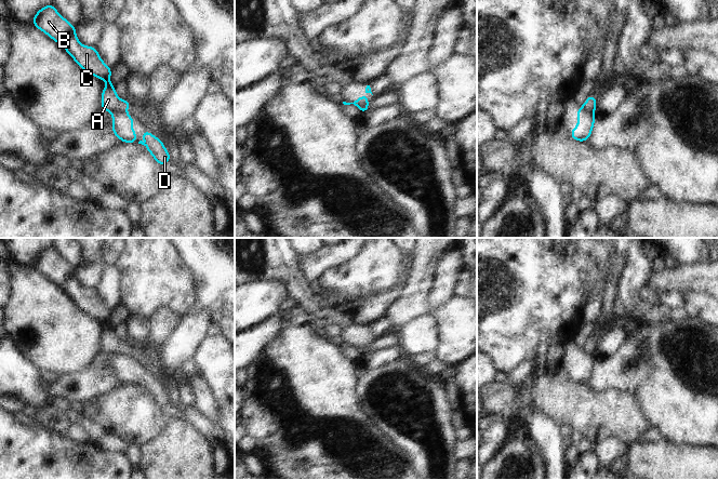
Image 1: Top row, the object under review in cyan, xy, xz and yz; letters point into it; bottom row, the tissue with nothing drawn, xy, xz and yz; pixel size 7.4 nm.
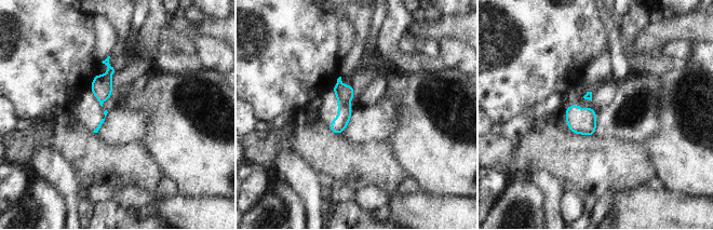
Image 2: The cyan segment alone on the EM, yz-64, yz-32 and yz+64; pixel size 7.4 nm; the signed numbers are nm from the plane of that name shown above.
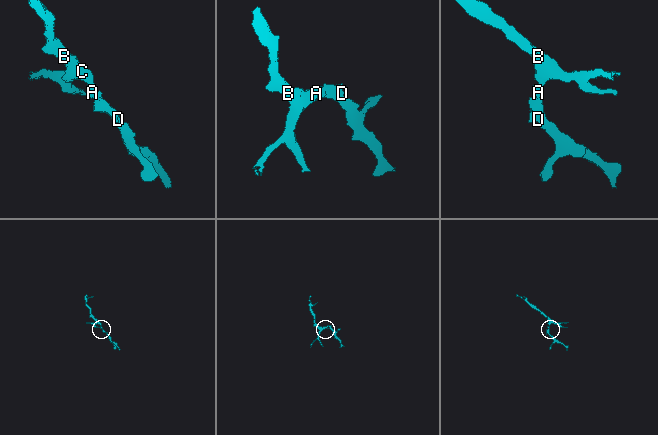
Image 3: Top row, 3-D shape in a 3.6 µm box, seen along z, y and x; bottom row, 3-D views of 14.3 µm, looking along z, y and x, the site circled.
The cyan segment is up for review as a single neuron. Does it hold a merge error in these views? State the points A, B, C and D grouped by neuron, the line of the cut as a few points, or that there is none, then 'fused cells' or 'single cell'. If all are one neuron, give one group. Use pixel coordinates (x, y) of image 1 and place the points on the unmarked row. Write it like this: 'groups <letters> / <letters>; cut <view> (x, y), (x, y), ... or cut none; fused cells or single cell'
groups A B C / D; cut xy (124, 352), (112, 354); fused cells

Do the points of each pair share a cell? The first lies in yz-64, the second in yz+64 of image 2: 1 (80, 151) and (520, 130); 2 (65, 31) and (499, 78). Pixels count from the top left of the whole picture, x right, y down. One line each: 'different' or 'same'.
1: different
2: same

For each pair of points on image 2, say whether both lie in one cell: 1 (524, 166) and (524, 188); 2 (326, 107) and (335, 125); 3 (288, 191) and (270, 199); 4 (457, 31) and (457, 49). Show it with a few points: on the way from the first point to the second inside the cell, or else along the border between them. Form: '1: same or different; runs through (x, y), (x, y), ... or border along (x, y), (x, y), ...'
1: different; border along (519, 175), (527, 177)
2: same; runs through (331, 111), (335, 116), (335, 121)
3: different; border along (274, 190), (285, 207), (286, 218)
4: different; border along (439, 41), (445, 38), (453, 38), (466, 43)

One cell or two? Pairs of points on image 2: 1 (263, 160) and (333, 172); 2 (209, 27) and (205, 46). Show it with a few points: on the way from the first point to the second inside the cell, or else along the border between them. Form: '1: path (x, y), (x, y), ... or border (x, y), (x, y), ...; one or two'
1: path (280, 144), (305, 144), (315, 154); one
2: border (192, 39), (199, 36), (211, 36), (224, 41); two

